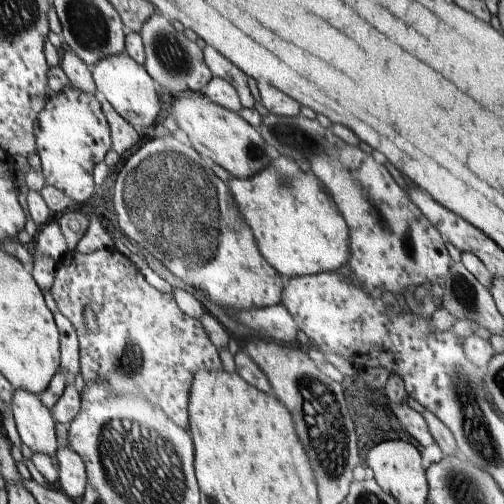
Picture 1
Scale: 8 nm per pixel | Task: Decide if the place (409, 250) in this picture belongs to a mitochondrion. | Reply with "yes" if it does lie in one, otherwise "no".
yes

